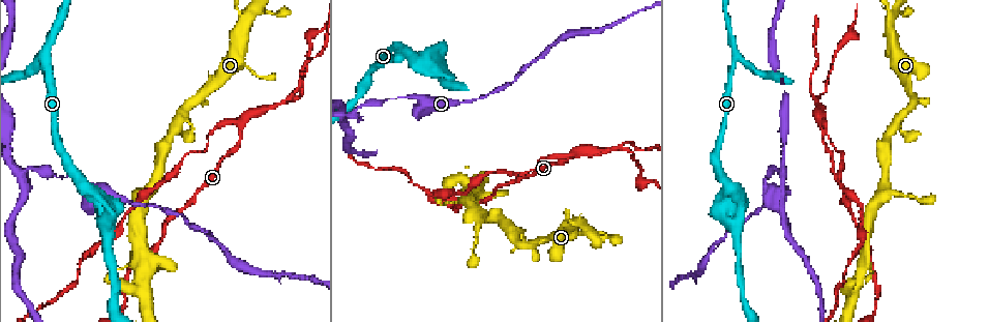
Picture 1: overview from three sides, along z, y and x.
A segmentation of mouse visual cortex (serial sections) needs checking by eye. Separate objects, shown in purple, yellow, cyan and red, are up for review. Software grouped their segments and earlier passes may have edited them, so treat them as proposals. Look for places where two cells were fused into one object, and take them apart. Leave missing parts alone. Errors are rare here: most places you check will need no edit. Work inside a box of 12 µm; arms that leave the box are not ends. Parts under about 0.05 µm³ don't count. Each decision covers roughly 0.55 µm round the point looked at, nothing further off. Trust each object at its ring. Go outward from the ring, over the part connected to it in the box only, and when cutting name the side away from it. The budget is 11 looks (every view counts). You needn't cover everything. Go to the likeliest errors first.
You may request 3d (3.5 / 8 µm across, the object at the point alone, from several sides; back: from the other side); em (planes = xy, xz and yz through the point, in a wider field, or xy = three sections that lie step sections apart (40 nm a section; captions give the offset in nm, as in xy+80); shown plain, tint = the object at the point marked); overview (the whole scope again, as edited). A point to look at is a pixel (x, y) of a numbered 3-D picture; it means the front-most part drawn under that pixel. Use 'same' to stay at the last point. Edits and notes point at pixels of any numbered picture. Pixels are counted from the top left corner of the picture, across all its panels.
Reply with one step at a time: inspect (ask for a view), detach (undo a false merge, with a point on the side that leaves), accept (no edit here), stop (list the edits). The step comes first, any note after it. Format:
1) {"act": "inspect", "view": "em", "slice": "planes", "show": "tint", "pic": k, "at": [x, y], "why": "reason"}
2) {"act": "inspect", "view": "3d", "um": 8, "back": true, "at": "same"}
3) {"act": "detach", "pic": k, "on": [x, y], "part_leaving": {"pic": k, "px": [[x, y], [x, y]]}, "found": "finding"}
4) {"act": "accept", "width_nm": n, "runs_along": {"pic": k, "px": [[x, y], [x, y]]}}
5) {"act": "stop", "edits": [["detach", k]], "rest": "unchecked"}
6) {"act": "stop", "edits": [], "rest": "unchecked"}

{"act": "inspect", "view": "3d", "um": 3.5, "pic": 1, "at": [820, 123], "why": "abrupt turn"}

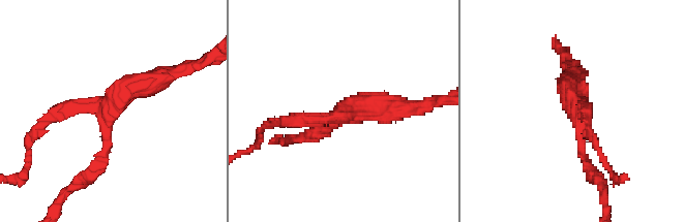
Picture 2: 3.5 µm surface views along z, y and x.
{"act": "inspect", "view": "em", "slice": "xy", "step": 3, "show": "tint", "pic": 2, "at": [104, 111], "arms": 3, "arm_widths_nm": [150, 200, 350], "why": "need the tissue"}

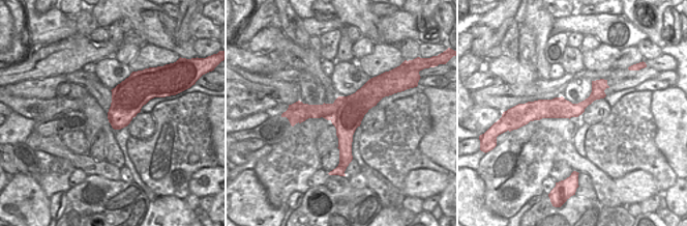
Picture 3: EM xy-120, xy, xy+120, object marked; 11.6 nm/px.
{"act": "detach", "pic": 2, "on": [294, 118], "part_leaving": {"pic": 2, "px": [[330, 117], [270, 122], [261, 138]]}, "found": "a second cell is stuck on"}

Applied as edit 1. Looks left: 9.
{"act": "inspect", "view": "3d", "um": 8, "pic": 1, "at": [620, 147], "why": "a fork"}

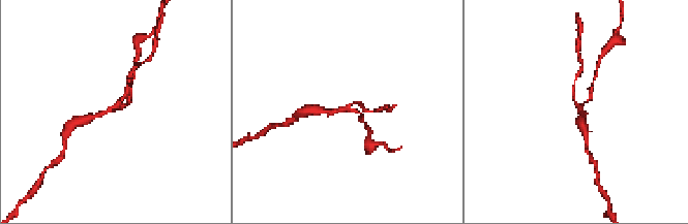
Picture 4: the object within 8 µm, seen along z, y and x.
{"act": "inspect", "view": "em", "slice": "xy", "step": 5, "show": "tint", "pic": 4, "at": [348, 108], "arms": 3, "arm_widths_nm": [150, 150, 150], "why": "shape alone is not enough"}

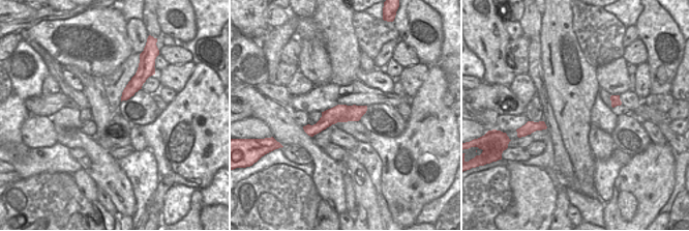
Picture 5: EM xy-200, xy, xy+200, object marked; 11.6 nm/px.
{"act": "accept", "found": "one cell here"}

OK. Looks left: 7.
{"act": "inspect", "view": "overview"}

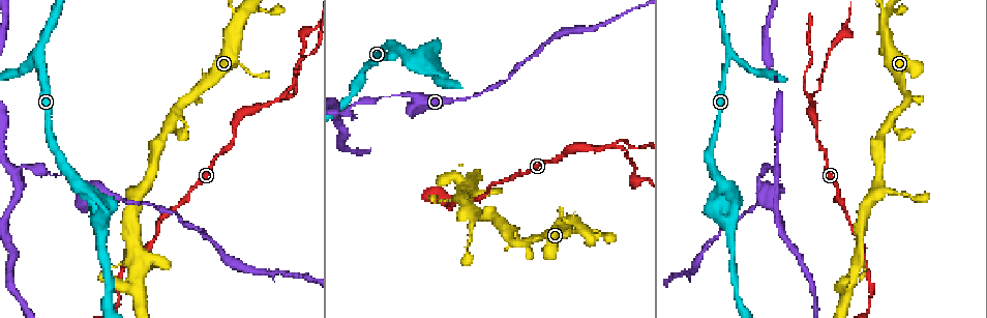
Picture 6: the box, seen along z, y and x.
{"act": "inspect", "view": "3d", "um": 3.5, "pic": 6, "at": [39, 59], "why": "branch point"}

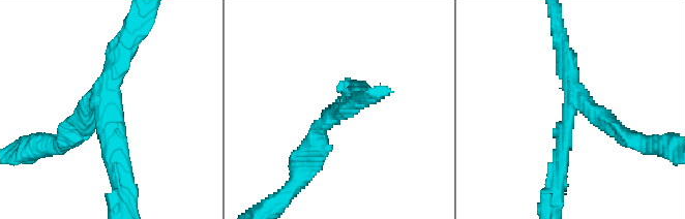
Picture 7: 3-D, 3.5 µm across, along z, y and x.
{"act": "inspect", "view": "em", "slice": "xy", "step": 5, "show": "tint", "pic": 7, "at": [332, 112], "arms": 3, "arm_widths_nm": [250, 300, 300], "why": "shape alone is not enough"}

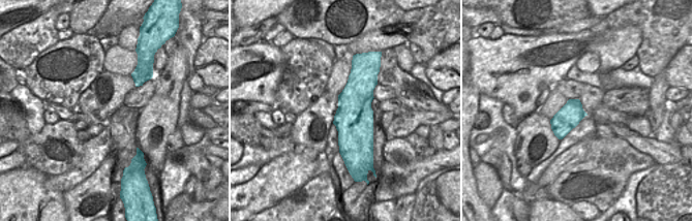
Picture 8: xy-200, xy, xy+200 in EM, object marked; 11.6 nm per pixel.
{"act": "accept", "found": "continuous, no second cell"}

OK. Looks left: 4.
{"act": "inspect", "view": "3d", "um": 3.5, "pic": 6, "at": [247, 12]}

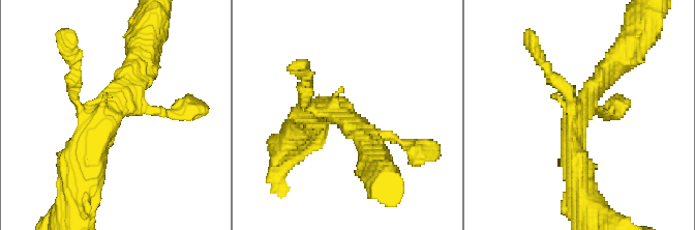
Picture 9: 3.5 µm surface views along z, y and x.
{"act": "inspect", "view": "em", "slice": "xy", "step": 2, "show": "tint", "pic": 9, "at": [350, 122], "why": "need the tissue"}

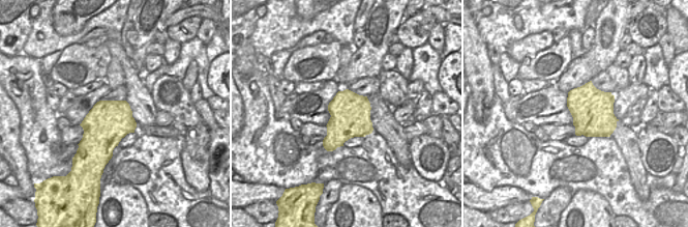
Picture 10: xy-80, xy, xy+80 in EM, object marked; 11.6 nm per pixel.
{"act": "accept", "width_nm": 460, "runs_along": {"pic": 9, "px": [[86, 167], [143, 65]]}, "found": "one cell here"}

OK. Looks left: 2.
{"act": "stop", "edits": [["detach", 2]], "rest": "unchecked"}

